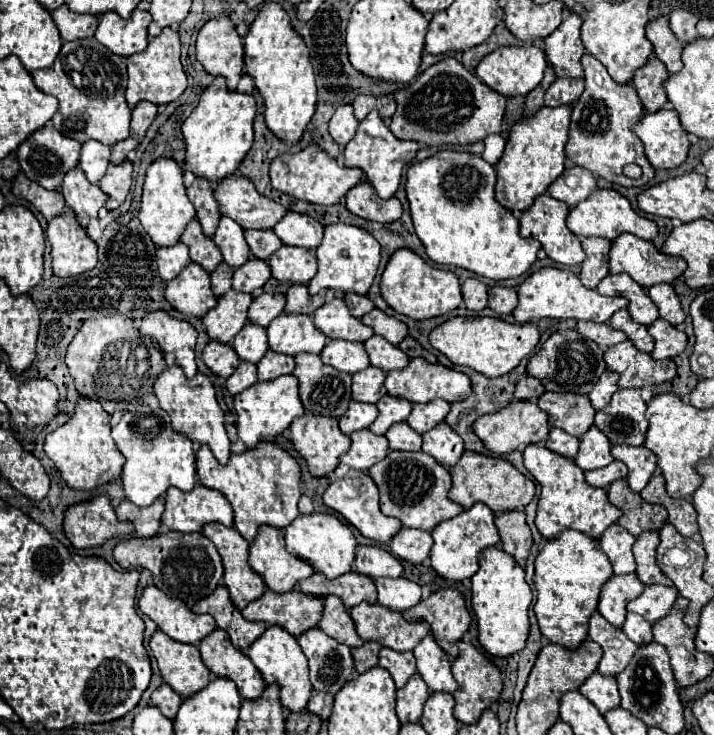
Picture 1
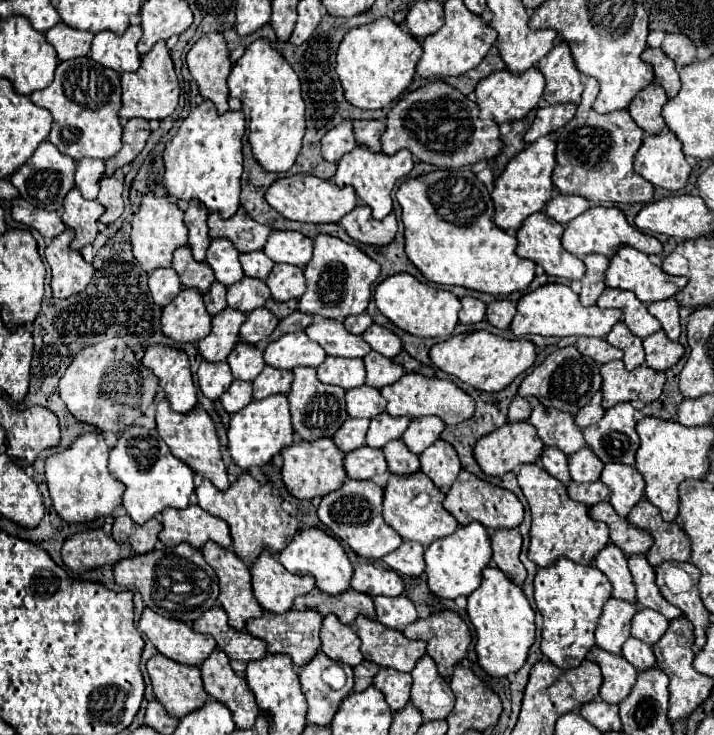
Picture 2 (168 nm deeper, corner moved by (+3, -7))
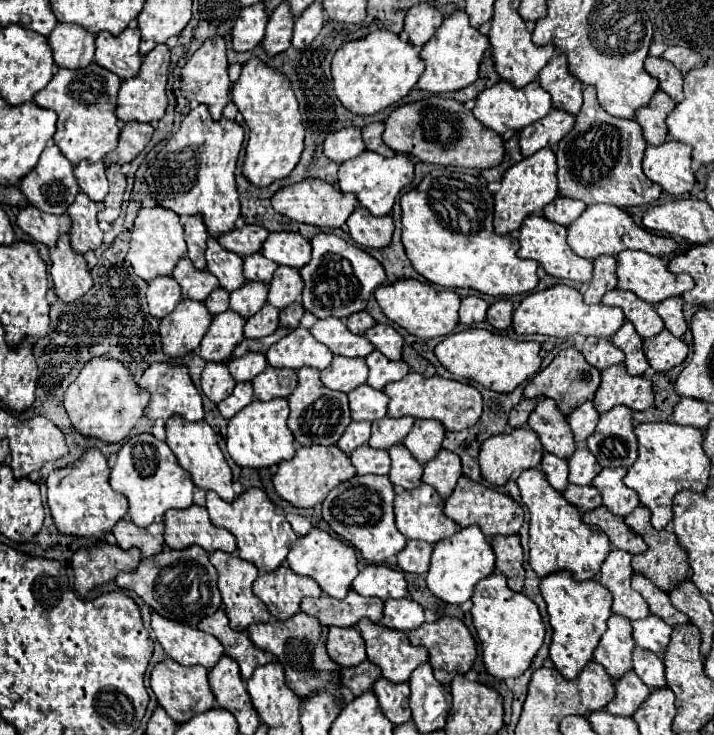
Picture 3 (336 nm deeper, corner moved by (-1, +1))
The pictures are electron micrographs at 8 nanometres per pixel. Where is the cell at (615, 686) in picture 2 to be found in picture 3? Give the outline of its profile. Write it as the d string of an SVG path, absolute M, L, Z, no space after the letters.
M630 671L622 679L616 681L616 697L612 705L608 705L608 713L620 715L620 717L632 717L636 709L646 701L650 689L640 681L640 677Z

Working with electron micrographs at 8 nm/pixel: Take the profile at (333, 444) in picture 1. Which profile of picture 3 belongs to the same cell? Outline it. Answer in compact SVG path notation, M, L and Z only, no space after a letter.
M312 445L312 447L298 447L294 457L290 461L282 461L278 465L276 475L272 477L274 489L284 499L286 503L294 507L314 507L326 499L326 495L340 485L342 481L348 481L354 477L356 471L352 469L350 457L342 453L338 447L322 447L322 445Z

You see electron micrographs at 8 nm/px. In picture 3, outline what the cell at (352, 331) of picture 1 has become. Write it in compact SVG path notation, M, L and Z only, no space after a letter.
M336 317L316 321L310 327L310 333L316 341L324 343L334 355L366 357L374 351L374 345L364 335L348 333L348 327L344 325L344 321Z

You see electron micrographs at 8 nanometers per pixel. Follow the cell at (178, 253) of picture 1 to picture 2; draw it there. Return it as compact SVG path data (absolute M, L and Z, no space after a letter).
M164 267L164 269L154 269L150 273L148 279L148 287L152 293L152 299L158 307L166 307L170 301L174 301L174 297L180 293L182 285L180 279L176 277L176 271L172 267Z

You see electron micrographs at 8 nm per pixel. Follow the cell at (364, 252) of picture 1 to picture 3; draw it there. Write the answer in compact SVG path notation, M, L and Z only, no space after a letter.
M318 233L310 243L312 261L300 269L300 275L304 279L302 291L304 309L316 315L318 319L326 317L346 319L352 313L364 311L374 289L386 281L384 267L360 247L350 245L332 233Z

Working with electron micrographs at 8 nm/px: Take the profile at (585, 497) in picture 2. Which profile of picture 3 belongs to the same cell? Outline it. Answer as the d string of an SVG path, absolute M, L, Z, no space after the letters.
M568 485L562 491L562 497L566 497L580 513L592 511L592 509L602 505L602 497L600 497L600 493L592 485L584 485L584 487L580 487L580 485Z

